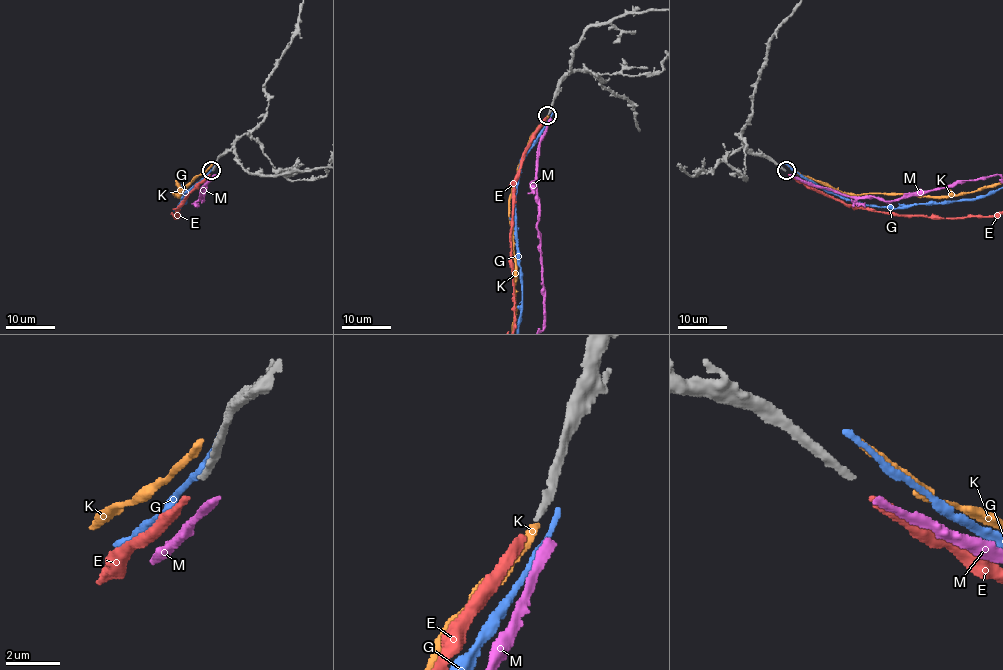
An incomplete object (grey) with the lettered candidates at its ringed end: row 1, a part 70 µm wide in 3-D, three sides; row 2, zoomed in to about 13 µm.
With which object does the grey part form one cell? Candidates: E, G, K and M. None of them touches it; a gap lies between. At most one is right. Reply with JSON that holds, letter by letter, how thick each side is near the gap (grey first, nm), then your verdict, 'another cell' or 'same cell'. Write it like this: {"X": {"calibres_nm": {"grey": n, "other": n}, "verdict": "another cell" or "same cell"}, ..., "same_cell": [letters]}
{"E": {"calibres_nm": {"grey": 220, "other": 280}, "verdict": "same cell"}, "G": {"calibres_nm": {"grey": 220, "other": 240}, "verdict": "another cell"}, "K": {"calibres_nm": {"grey": 220, "other": 320}, "verdict": "another cell"}, "M": {"calibres_nm": {"grey": 220, "other": 300}, "verdict": "another cell"}, "same_cell": ["E"]}

